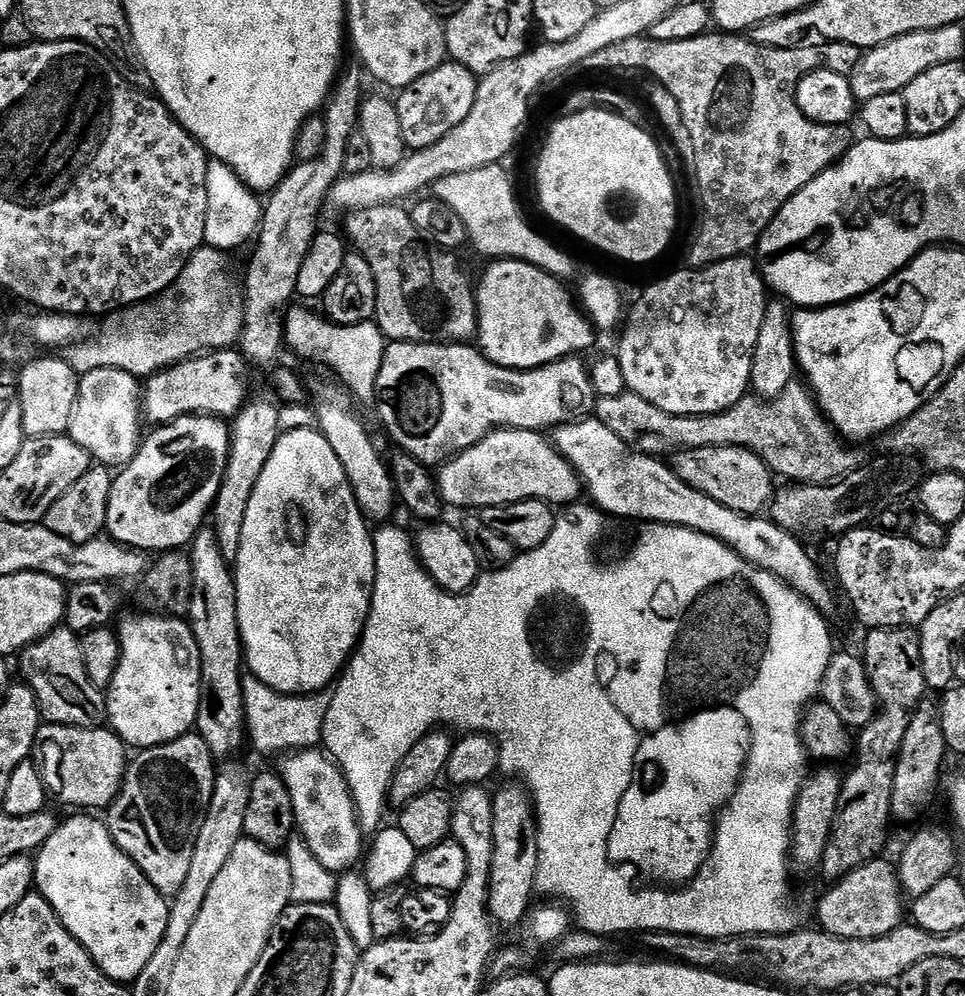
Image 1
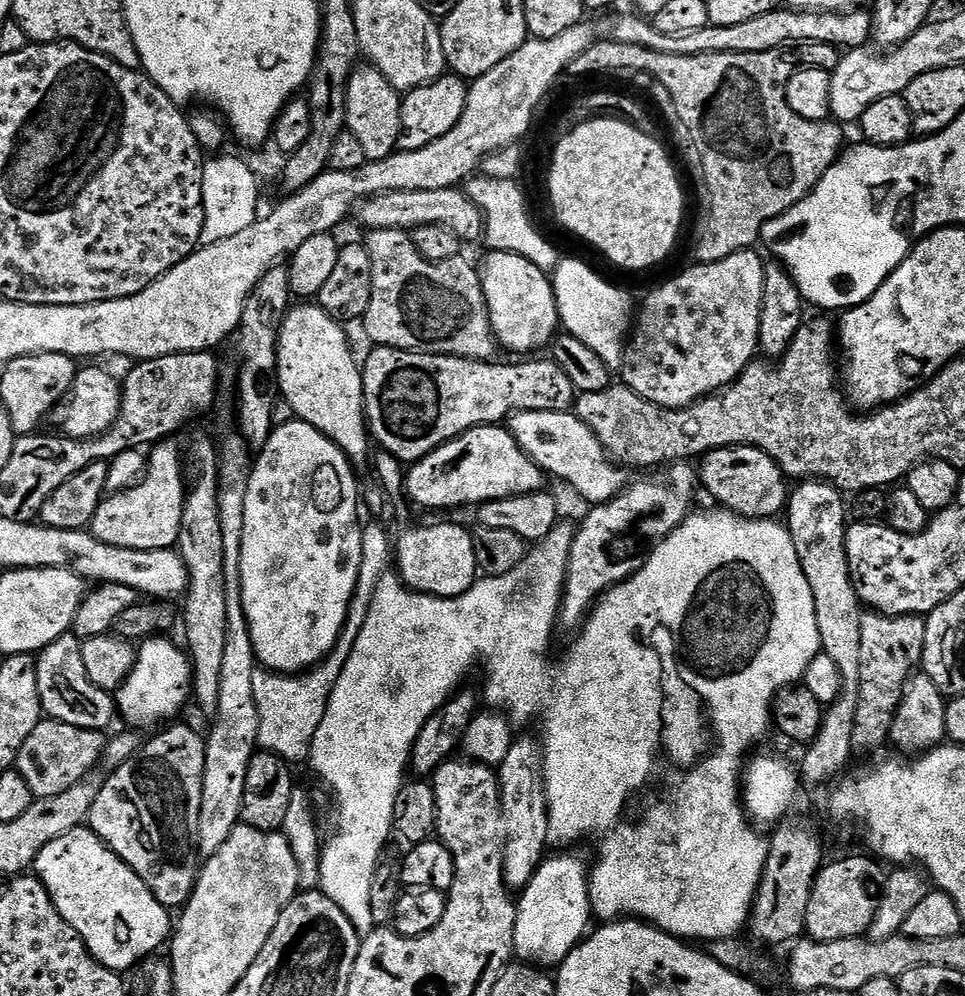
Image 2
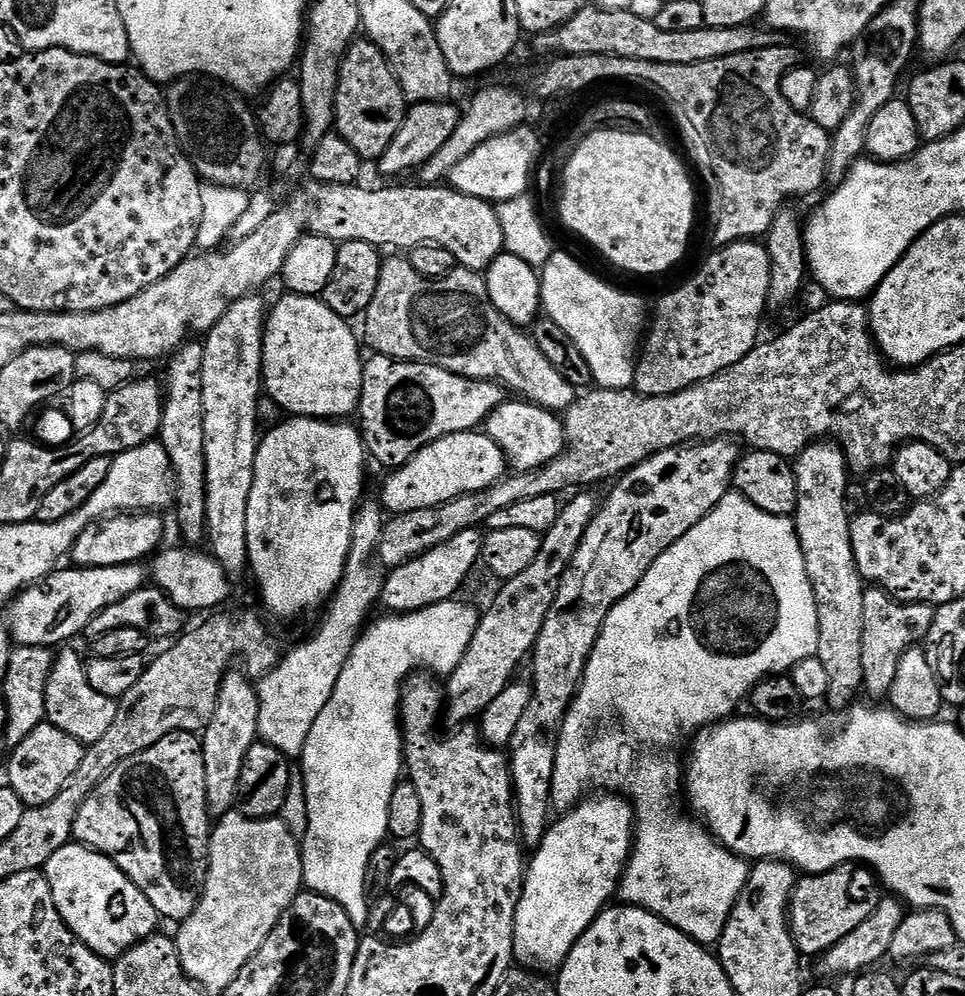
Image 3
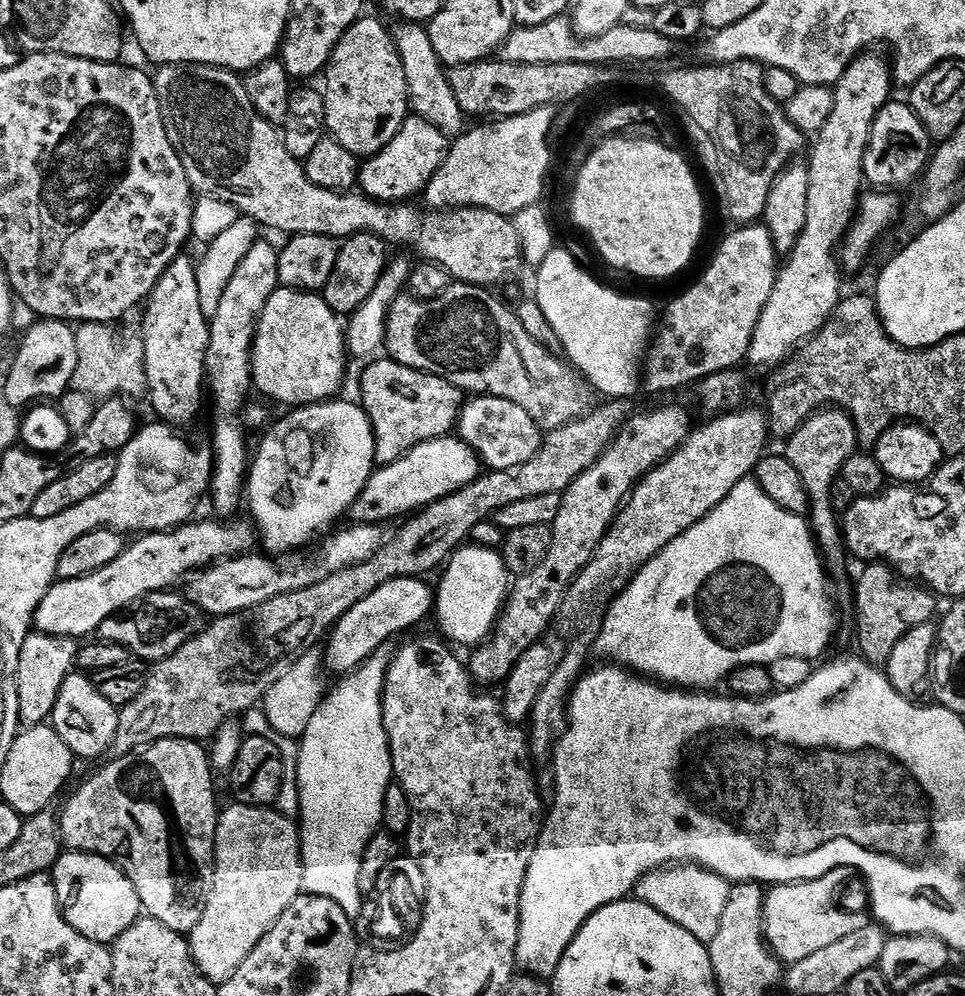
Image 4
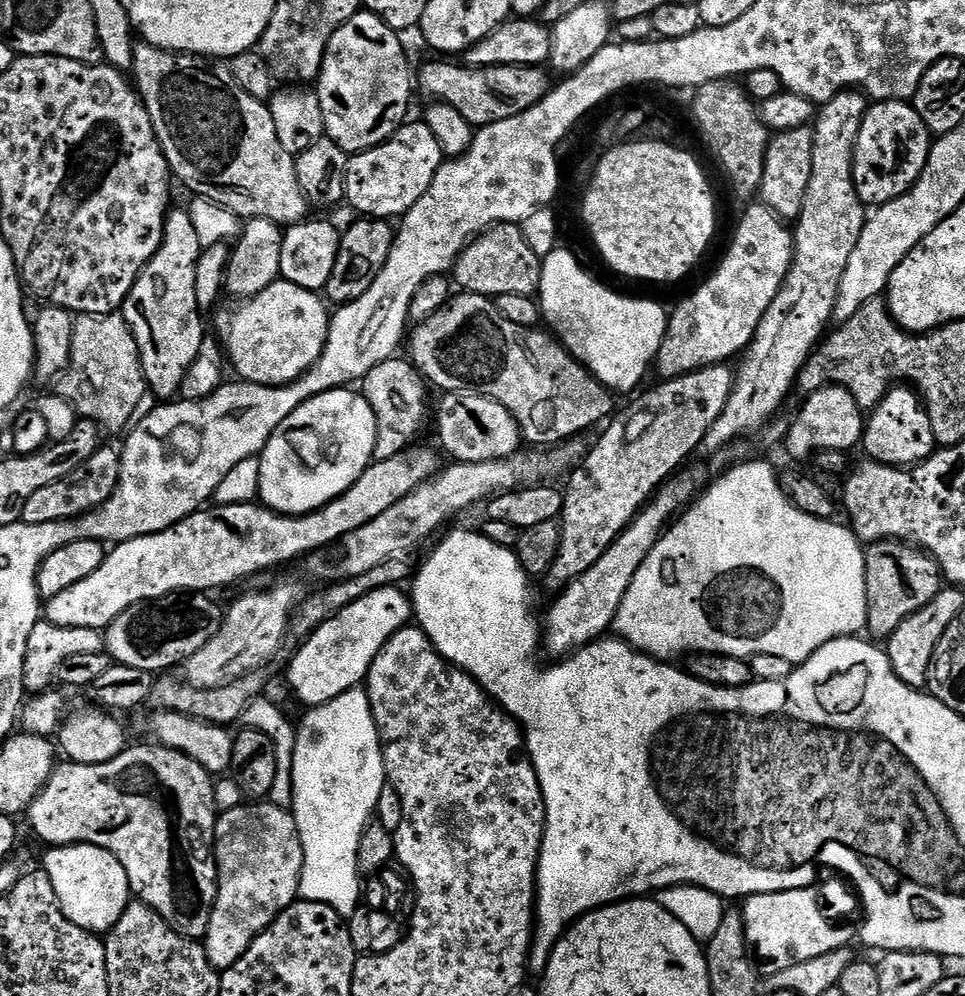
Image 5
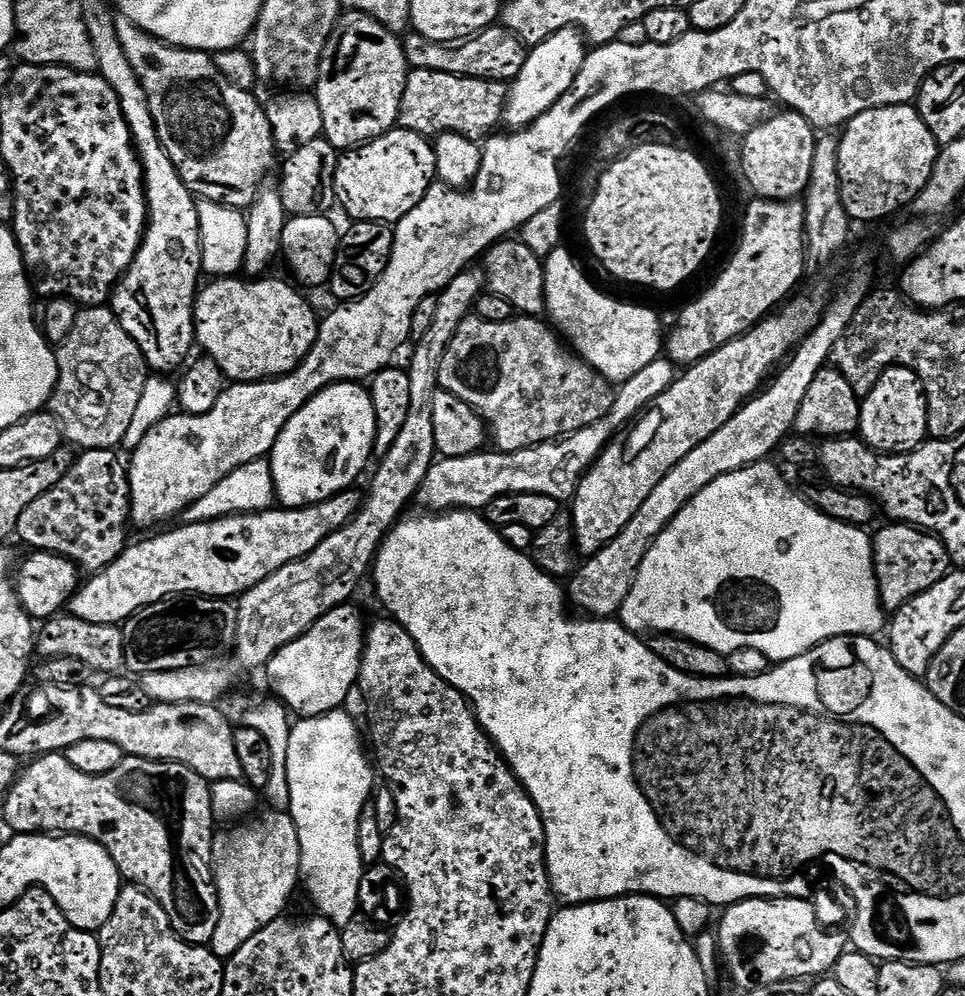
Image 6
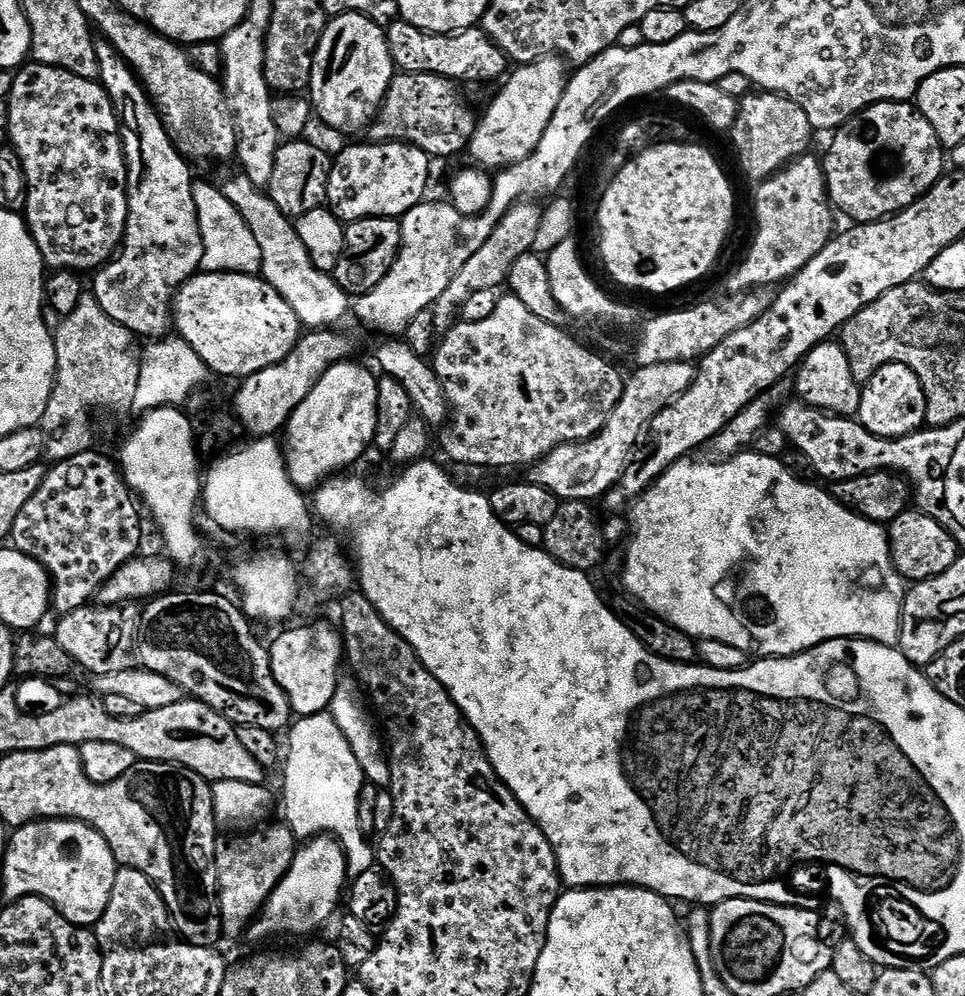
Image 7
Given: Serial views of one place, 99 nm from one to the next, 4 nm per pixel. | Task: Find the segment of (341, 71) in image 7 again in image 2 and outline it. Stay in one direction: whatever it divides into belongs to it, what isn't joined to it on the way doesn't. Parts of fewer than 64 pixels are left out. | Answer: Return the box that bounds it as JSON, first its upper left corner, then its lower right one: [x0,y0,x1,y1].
[346,66,402,161]

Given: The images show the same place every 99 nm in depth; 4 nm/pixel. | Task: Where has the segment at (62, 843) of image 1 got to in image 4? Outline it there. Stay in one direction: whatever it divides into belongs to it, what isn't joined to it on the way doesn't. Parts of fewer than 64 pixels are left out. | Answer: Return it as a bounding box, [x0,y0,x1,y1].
[50,851,141,946]

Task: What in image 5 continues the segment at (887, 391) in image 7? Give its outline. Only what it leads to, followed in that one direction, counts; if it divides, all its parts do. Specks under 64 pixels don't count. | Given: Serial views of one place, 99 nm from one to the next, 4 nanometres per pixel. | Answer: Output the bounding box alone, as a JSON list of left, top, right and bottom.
[863,387,938,470]

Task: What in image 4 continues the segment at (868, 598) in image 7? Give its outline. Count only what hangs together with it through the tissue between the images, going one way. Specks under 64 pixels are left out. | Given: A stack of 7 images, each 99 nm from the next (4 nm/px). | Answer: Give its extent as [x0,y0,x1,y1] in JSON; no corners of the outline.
[598,478,834,690]

